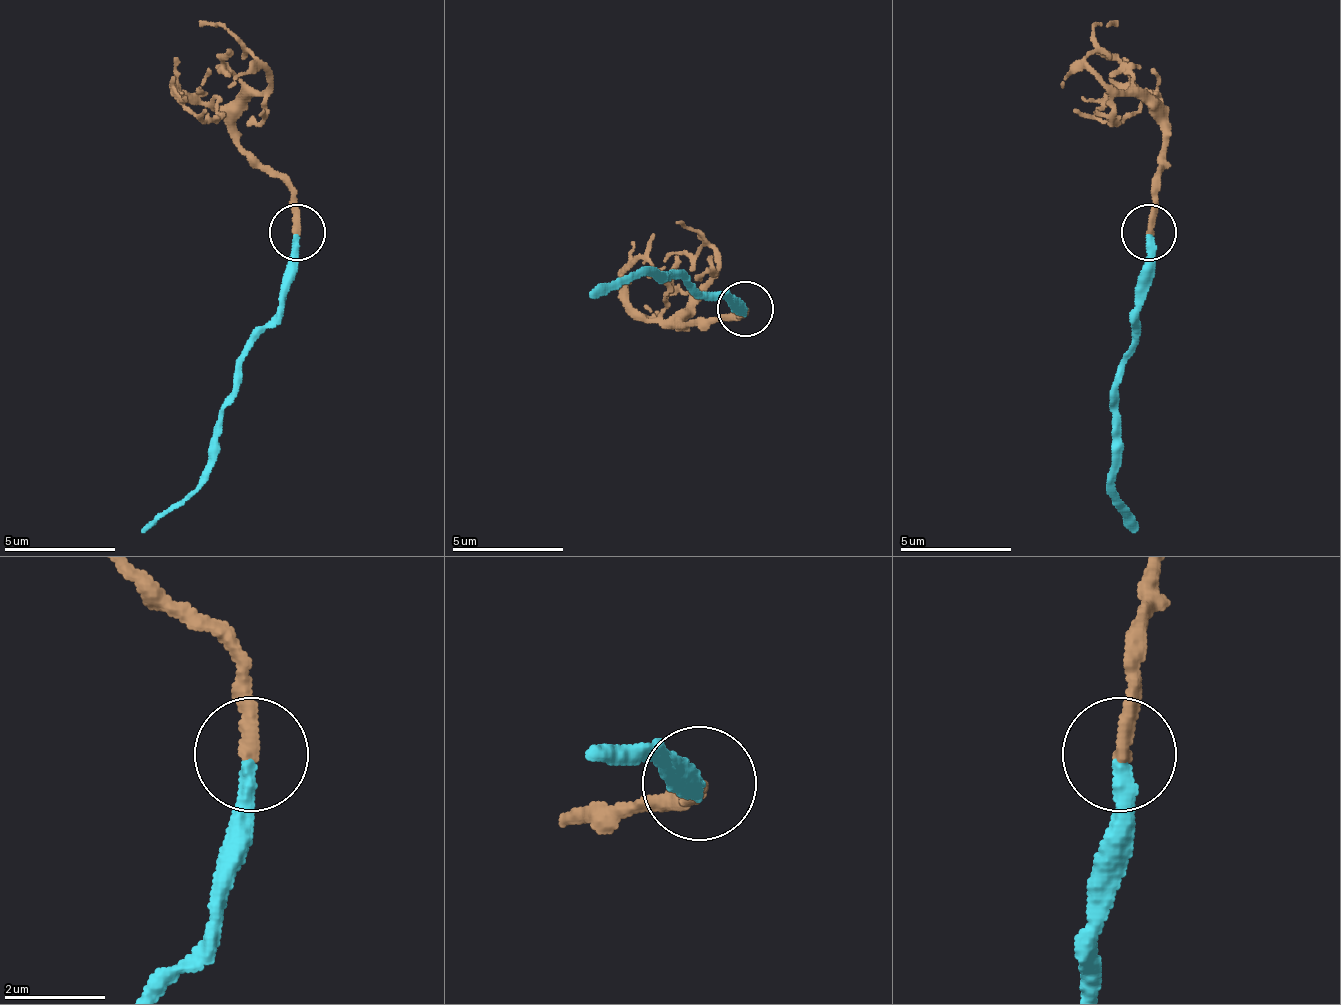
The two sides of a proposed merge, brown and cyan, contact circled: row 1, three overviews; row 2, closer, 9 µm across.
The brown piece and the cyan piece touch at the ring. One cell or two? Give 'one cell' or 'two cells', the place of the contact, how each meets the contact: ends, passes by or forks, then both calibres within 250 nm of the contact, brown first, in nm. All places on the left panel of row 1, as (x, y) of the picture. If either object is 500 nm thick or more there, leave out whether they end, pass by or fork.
one cell; place (297, 232); brown ends; cyan ends; calibres 320 and 320 nm

